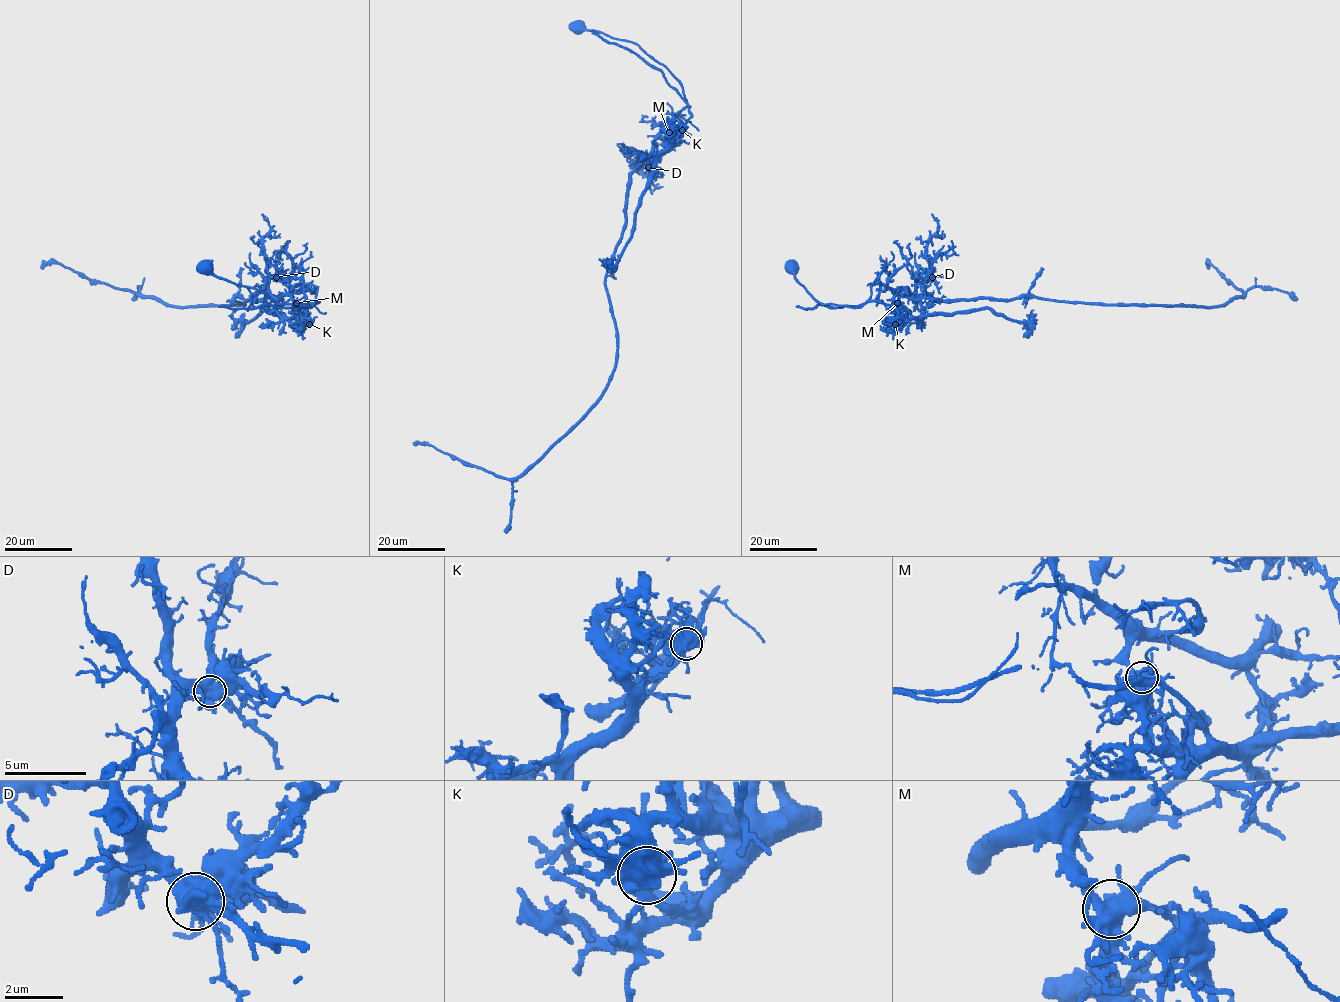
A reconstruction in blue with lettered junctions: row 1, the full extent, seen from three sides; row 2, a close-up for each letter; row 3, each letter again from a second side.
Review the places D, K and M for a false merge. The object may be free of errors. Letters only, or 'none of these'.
M

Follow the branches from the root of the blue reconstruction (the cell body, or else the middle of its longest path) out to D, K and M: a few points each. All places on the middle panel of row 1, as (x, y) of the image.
D: (579, 27), (636, 44), (662, 64), (683, 89), (690, 107), (666, 125), (654, 147), (641, 158), (648, 167)
K: (579, 27), (631, 41), (668, 70), (683, 89), (690, 115), (682, 130)
M: (579, 27), (636, 44), (679, 83), (690, 118), (679, 134), (668, 132)

